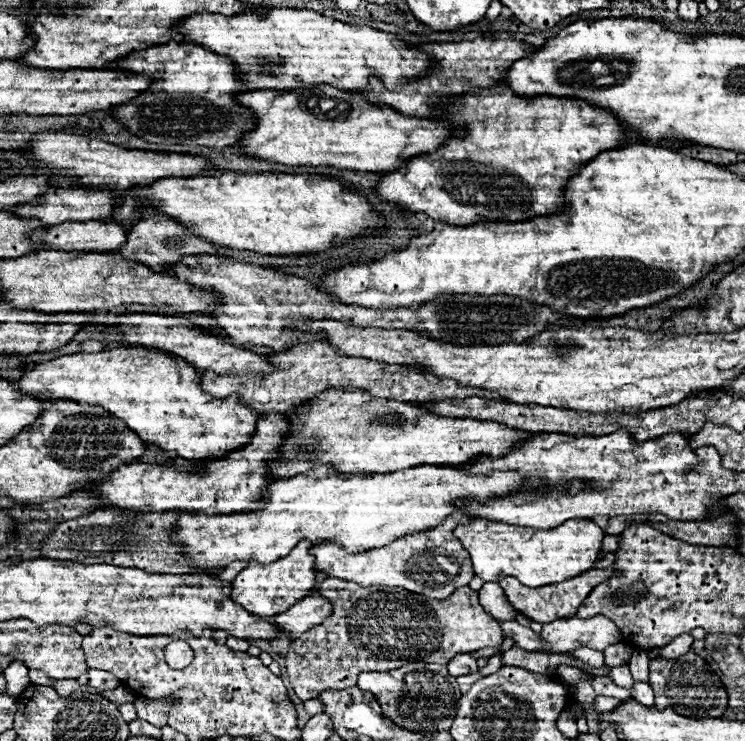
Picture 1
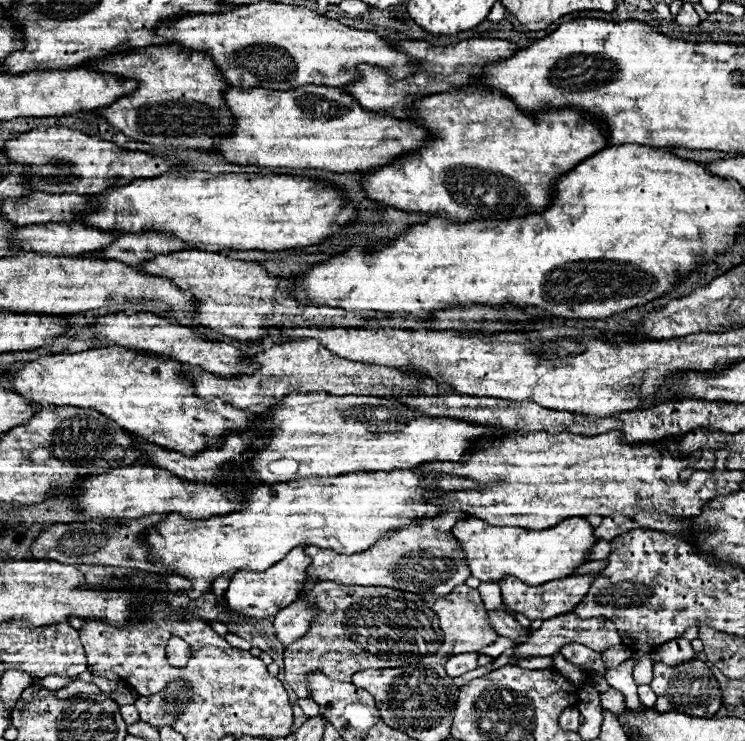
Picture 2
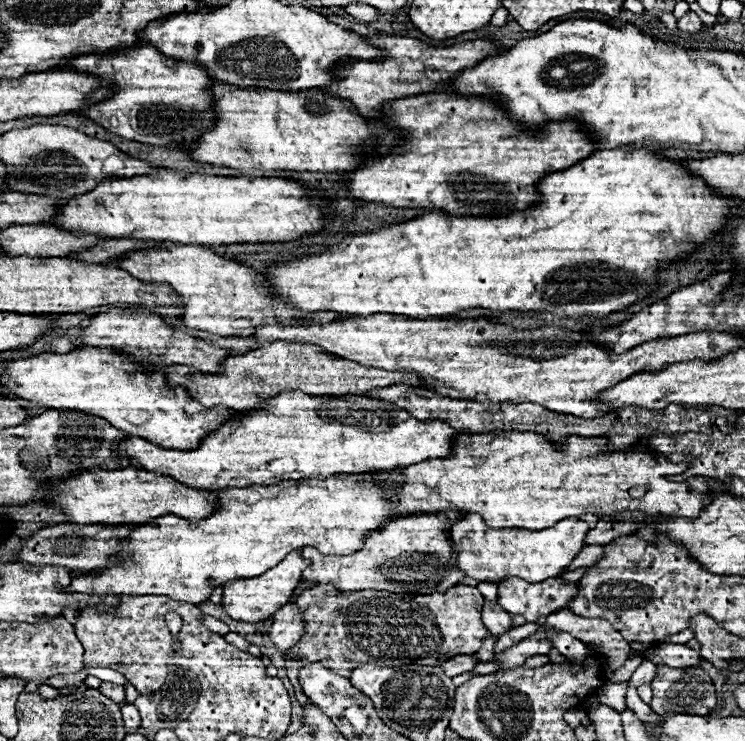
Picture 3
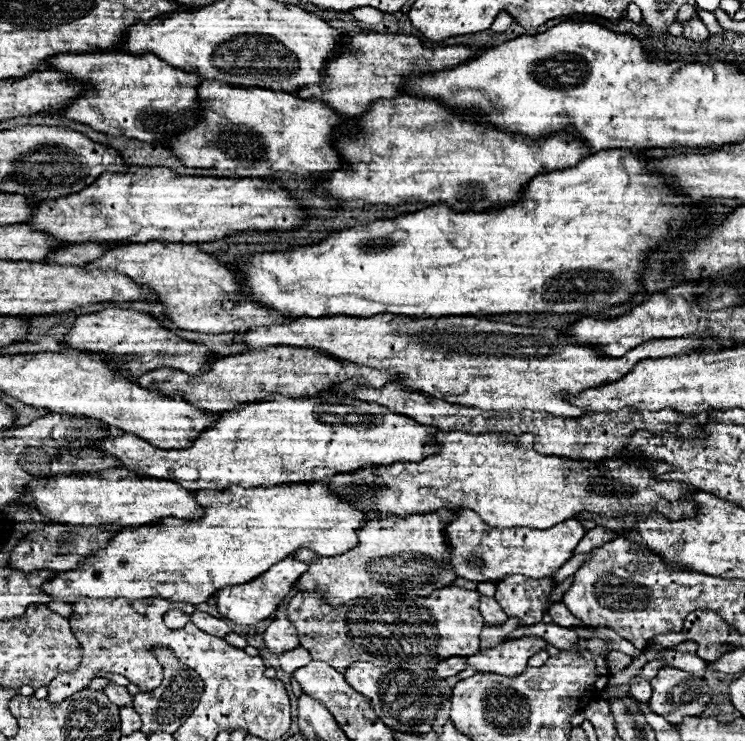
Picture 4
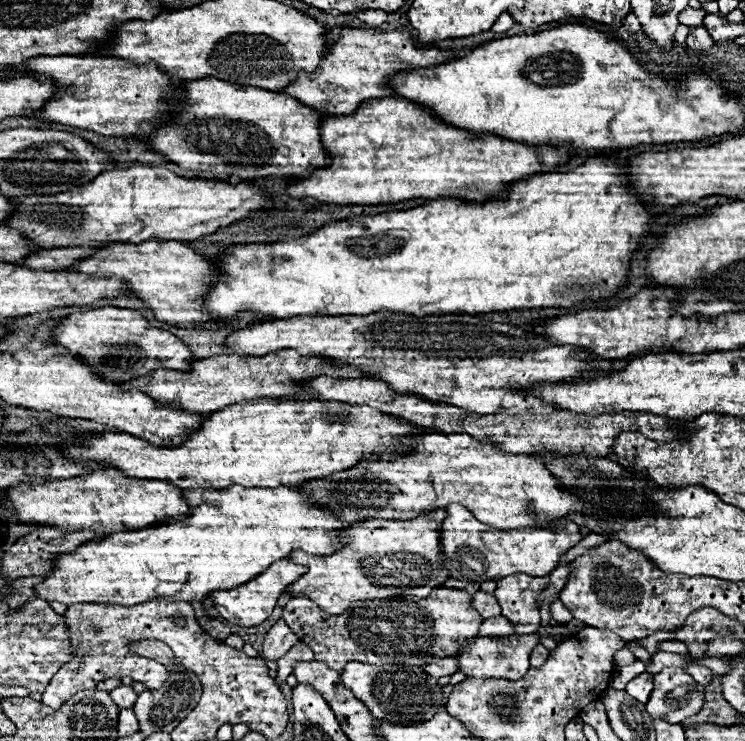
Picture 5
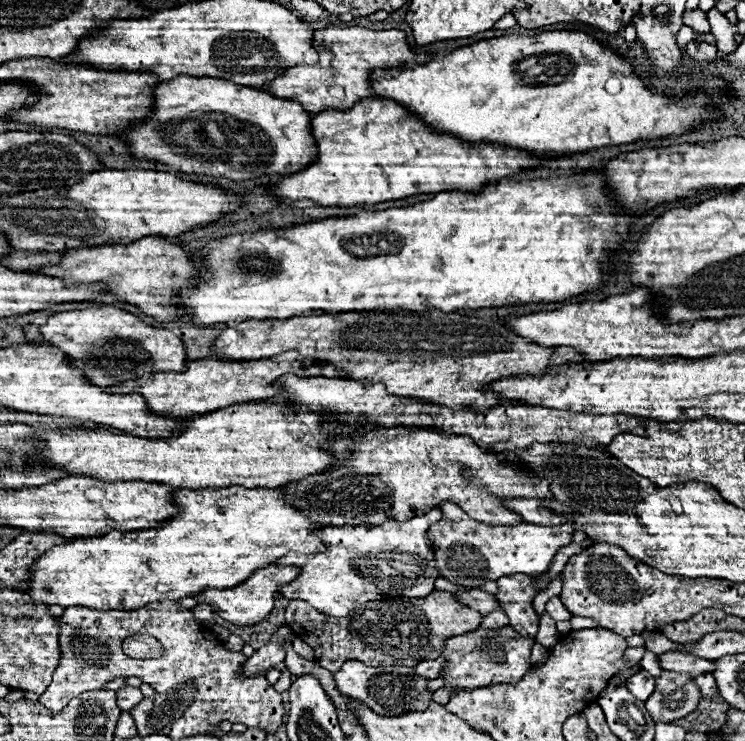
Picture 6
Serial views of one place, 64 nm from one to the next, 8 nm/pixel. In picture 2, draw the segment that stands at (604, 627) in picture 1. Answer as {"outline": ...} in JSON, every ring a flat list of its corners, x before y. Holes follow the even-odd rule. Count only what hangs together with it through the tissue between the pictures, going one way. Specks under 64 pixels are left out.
{"outline":[[562,614,562,616,554,616,550,620,546,620,538,630,532,632,530,640,526,644,516,646,516,656,518,658,526,658,526,656,554,656,560,652,560,648,564,648,566,644,584,644,596,652,604,652,612,646,622,644,622,638,618,634,618,630,614,628,614,624,606,618,578,618,576,614]]}

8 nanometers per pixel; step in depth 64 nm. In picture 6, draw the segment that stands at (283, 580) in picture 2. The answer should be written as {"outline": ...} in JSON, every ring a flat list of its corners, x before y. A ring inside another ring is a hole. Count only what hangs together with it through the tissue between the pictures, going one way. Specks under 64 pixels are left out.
{"outline":[[270,564,266,568,256,570,246,582,228,588,228,590,202,590,196,598,200,604,210,604,214,608,214,612,218,612,220,618,236,624,236,626,248,626,248,624,260,624,262,620,266,620,266,616,272,612,274,608,274,598,278,594,278,588,290,584,290,580,294,580,298,576,300,568,298,566,280,566,280,564]]}

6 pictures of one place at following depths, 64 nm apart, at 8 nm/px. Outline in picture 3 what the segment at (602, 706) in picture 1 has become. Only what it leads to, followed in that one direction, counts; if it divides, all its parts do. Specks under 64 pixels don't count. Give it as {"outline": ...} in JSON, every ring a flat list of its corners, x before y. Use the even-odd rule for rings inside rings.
{"outline":[[606,684,602,688,602,704,614,708,616,712,622,712,622,708,626,708,624,696,626,696,626,684]]}

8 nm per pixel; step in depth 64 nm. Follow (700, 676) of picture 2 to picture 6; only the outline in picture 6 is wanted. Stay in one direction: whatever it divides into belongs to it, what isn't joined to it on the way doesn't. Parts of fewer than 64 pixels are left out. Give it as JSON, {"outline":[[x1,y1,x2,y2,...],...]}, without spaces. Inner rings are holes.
{"outline":[[664,670,656,678,656,690,646,700,648,714,658,722,674,722,692,714,700,704,700,690,690,674,678,674]]}

